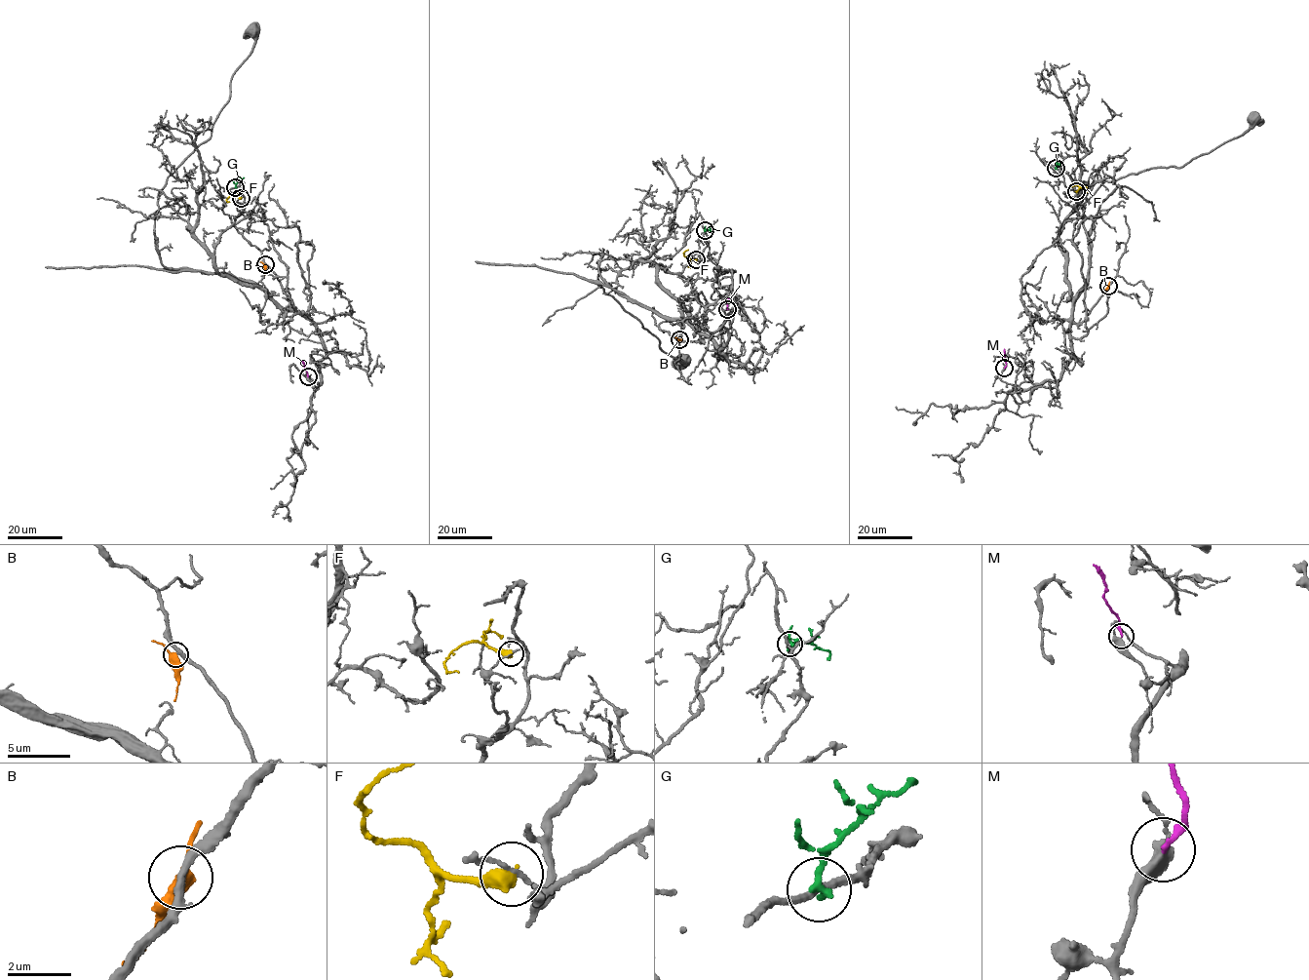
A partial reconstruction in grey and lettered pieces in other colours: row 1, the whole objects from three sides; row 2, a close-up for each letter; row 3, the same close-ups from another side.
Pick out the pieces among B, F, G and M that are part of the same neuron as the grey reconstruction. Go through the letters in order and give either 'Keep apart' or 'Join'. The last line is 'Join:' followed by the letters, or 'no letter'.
B: Keep apart
F: Keep apart
G: Keep apart
M: Keep apart
Join: no letter

